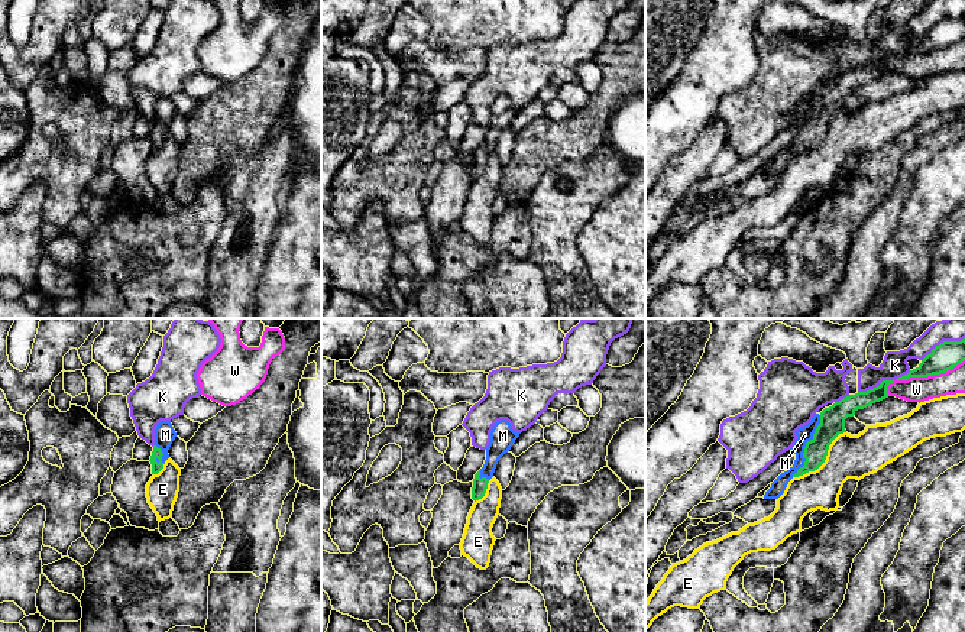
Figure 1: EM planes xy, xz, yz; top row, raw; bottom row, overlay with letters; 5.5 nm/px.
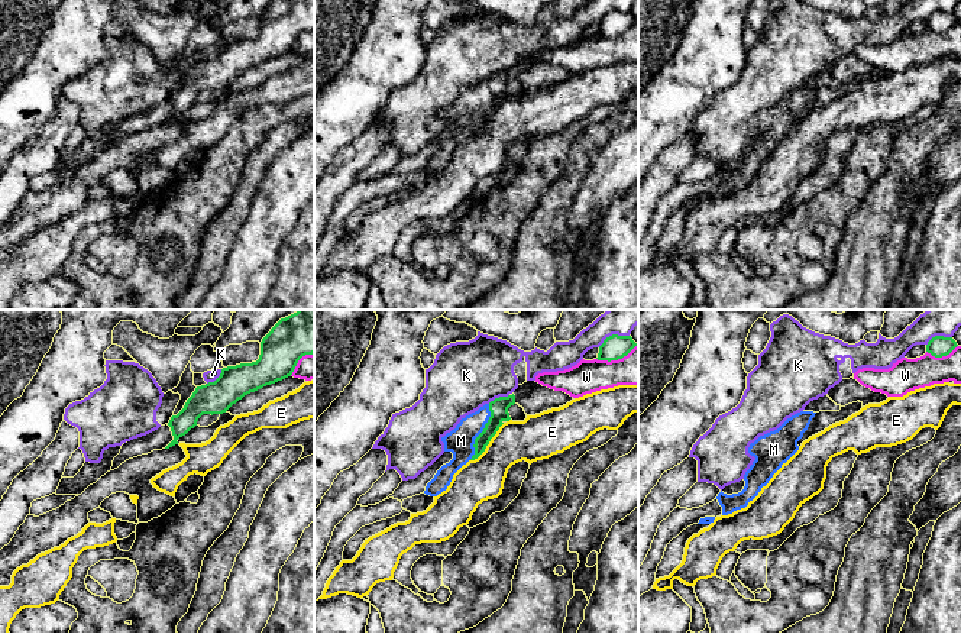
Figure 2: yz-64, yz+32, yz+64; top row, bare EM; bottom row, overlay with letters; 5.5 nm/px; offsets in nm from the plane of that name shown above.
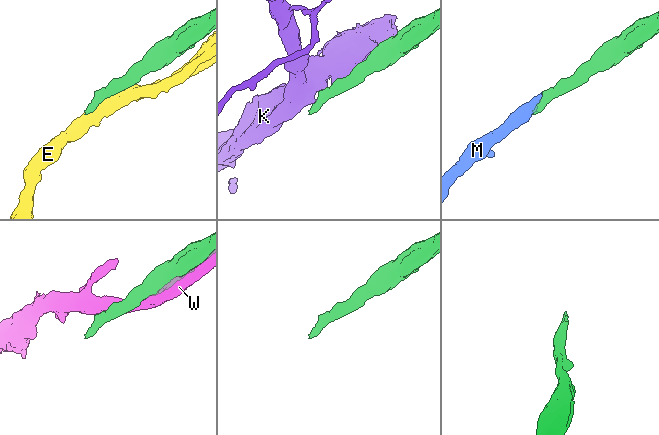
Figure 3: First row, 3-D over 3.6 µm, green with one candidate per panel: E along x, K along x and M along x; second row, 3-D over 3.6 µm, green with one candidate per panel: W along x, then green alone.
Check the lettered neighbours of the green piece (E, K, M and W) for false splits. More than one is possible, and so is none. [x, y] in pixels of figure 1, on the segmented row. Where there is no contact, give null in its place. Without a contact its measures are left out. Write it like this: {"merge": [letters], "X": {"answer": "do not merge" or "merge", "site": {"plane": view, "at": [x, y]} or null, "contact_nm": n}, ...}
{"merge": ["M"], "E": {"answer": "do not merge", "site": {"plane": "yz", "at": [825, 459]}, "contact_nm": 400}, "K": {"answer": "do not merge", "site": {"plane": "yz", "at": [884, 381]}, "contact_nm": 320}, "M": {"answer": "merge", "site": {"plane": "yz", "at": [806, 446]}, "contact_nm": 380}, "W": {"answer": "do not merge", "site": {"plane": "yz", "at": [922, 376]}, "contact_nm": 480}}

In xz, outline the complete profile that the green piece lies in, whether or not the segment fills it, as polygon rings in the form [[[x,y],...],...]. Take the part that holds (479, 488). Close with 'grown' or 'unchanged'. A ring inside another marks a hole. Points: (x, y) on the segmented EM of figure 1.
[[[506,419],[498,421],[490,431],[490,443],[486,448],[486,460],[483,467],[475,474],[472,499],[476,502],[486,493],[488,483],[493,477],[499,458],[508,453],[519,437]]]; grown

